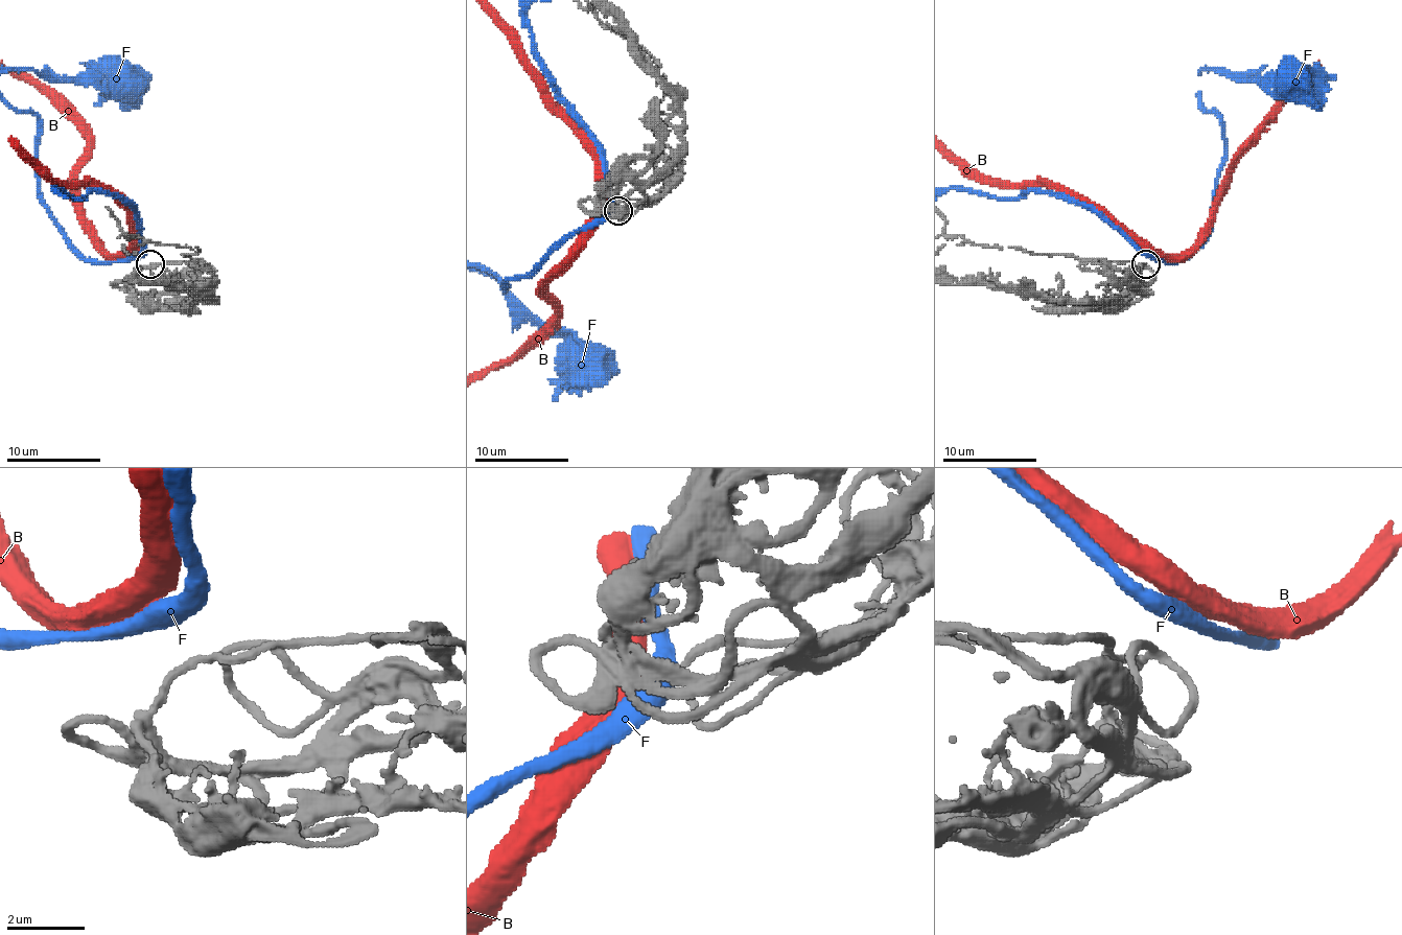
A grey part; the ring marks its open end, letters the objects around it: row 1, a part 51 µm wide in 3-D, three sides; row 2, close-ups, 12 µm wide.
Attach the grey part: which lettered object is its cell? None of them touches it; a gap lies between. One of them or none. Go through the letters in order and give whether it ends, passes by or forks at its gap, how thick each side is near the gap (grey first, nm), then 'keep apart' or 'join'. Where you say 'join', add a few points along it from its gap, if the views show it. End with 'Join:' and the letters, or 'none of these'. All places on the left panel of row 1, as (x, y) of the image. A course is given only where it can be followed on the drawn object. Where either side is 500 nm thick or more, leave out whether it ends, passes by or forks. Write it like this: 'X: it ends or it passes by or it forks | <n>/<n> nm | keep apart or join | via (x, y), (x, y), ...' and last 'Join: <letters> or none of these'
B: it passes by | 170/480 nm | keep apart
F: it passes by | 170/480 nm | join | via (143, 256), (89, 261), (63, 233), (40, 190), (37, 119)
Join: F

